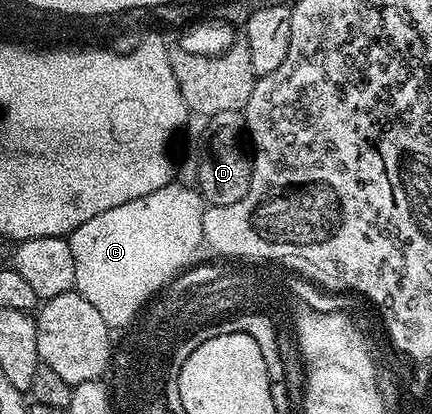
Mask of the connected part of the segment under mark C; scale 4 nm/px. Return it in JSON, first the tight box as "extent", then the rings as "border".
{"extent":[67,184,205,321],"border":[[[177,184],[164,185],[159,191],[151,191],[151,195],[131,199],[131,203],[123,203],[119,207],[111,207],[111,211],[103,211],[103,215],[87,219],[83,227],[69,234],[67,240],[71,255],[75,255],[76,292],[81,293],[89,307],[99,311],[105,321],[124,321],[141,303],[143,293],[147,293],[147,289],[137,289],[137,265],[147,265],[147,241],[151,245],[151,241],[157,237],[167,241],[201,239],[205,214],[203,198],[196,188],[188,189],[185,185]]]}

